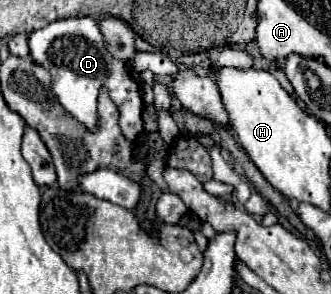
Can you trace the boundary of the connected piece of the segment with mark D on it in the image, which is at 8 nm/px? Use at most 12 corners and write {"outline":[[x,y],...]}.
{"outline":[[95,19],[35,31],[35,63],[69,115],[97,131],[107,85],[119,127],[143,131],[143,99],[125,63],[109,55]]}

